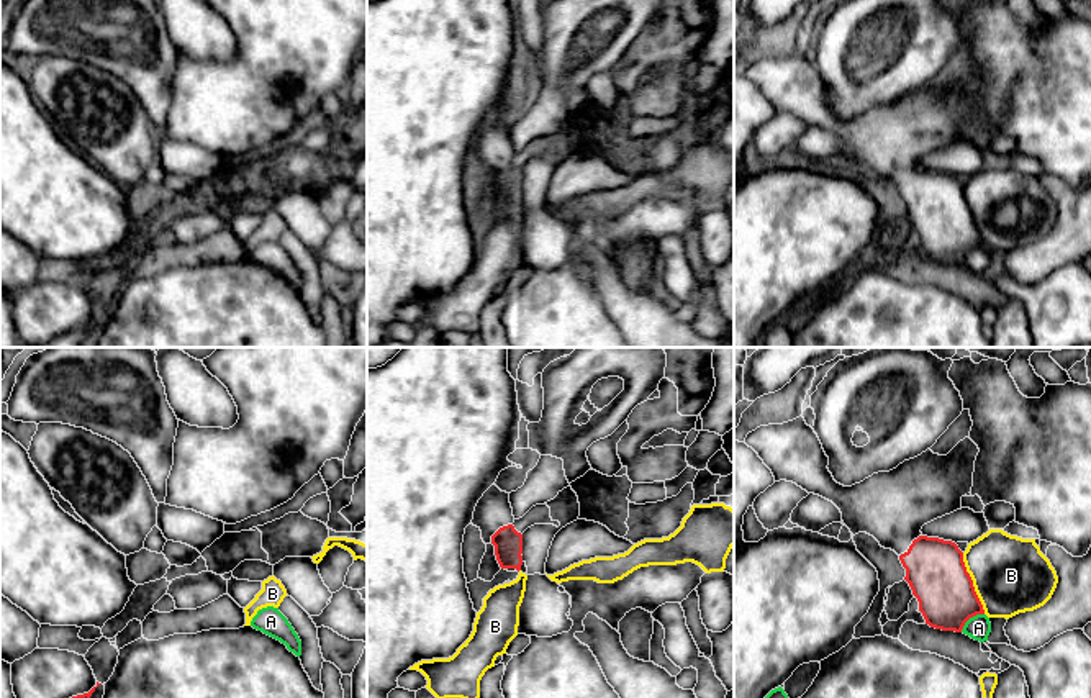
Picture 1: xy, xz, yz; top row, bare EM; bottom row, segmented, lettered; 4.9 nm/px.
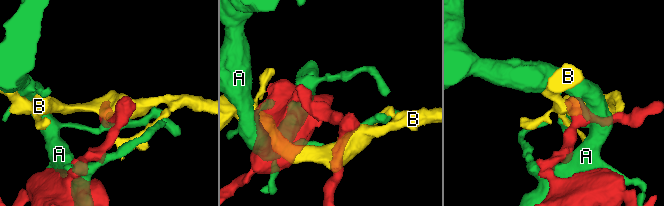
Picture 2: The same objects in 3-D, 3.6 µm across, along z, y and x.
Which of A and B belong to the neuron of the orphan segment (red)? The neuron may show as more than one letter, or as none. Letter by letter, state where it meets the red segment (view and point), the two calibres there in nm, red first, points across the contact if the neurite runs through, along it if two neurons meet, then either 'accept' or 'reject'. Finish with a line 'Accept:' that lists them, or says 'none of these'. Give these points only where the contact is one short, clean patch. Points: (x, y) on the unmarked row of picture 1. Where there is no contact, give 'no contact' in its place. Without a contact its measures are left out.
A: contact yz (970, 249); calibres 280 and 120 nm; reject
B: contact yz (972, 217); calibres 300 and 380 nm; reject
Accept: none of these

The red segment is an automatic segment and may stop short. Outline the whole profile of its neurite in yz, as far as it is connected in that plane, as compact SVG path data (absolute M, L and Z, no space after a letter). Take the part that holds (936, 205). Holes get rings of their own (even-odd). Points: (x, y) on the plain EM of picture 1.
M803 48L783 57L760 59L744 75L772 103L775 115L793 115L832 134L853 169L867 165L881 180L894 184L926 257L962 265L970 251L985 247L958 179L921 165L924 157L962 143L965 128L971 129L980 82L970 70L947 88L927 82L852 120L834 113L829 90Z

